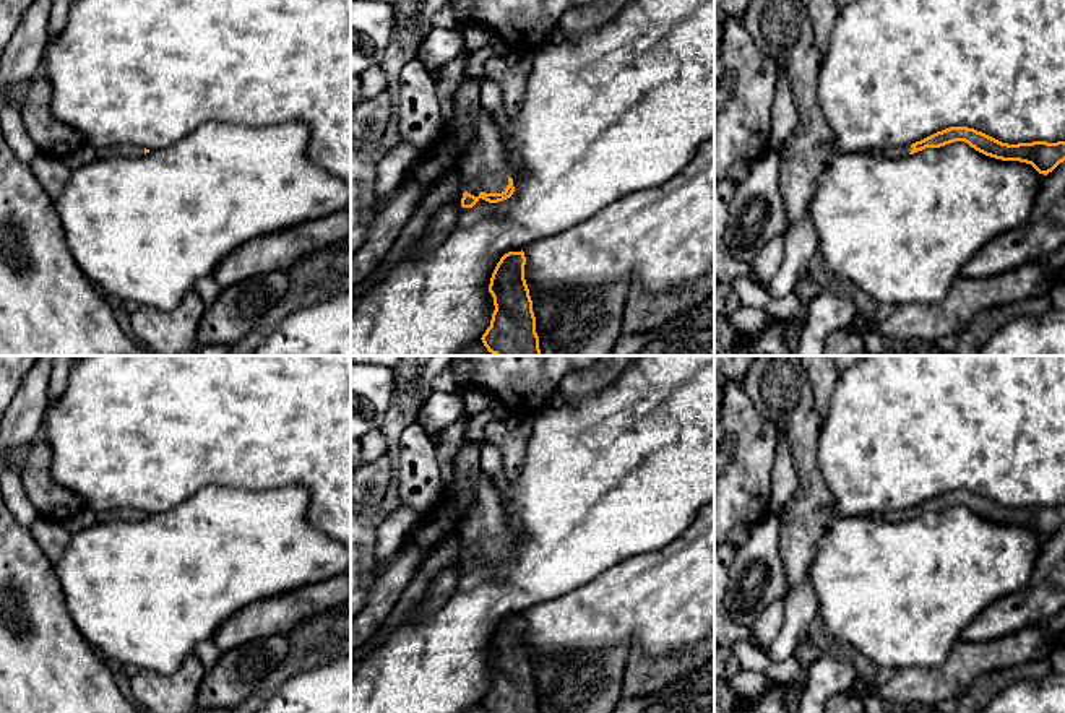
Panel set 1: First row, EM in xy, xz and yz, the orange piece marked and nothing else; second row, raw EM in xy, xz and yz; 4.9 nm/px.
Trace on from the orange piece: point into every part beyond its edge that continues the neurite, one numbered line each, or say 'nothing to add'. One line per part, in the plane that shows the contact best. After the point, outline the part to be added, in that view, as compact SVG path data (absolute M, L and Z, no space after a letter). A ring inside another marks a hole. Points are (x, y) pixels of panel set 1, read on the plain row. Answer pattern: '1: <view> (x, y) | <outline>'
1: xz (482, 530) | M477 469L477 482L458 534L476 557L502 557L508 549L507 513L497 484Z

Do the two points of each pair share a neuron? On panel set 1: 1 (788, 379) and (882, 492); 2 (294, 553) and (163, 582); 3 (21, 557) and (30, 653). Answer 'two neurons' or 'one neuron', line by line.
1: two neurons
2: one neuron
3: one neuron

